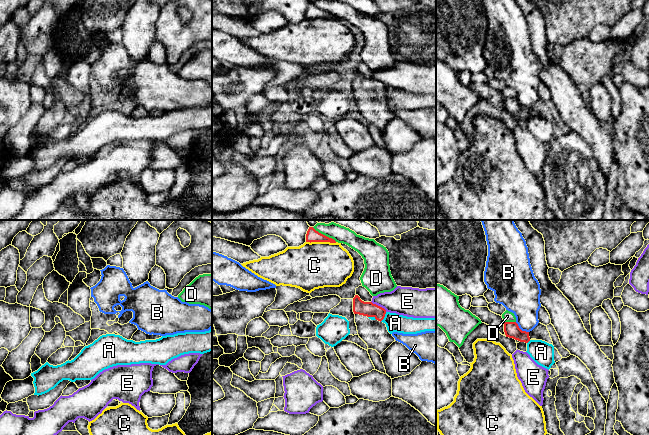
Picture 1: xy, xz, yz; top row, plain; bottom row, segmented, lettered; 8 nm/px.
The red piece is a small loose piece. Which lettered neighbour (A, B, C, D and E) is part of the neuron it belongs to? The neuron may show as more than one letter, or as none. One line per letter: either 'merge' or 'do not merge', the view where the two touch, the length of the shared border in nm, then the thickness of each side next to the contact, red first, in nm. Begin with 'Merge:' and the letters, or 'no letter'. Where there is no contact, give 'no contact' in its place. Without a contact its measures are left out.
Merge: no letter
A: do not merge; meets red in xz; contact 90 nm long; 120 nm thick on the red side, 140 nm on the other
B: do not merge; meets red in yz; contact 140 nm long; 120 nm thick on the red side, 280 nm on the other
C: do not merge; meets red in xz; contact 240 nm long; 100 nm thick on the red side, 380 nm on the other
D: do not merge; meets red in yz; contact 90 nm long; 120 nm thick on the red side, 90 nm on the other
E: do not merge; meets red in xz; contact 150 nm long; 120 nm thick on the red side, 240 nm on the other

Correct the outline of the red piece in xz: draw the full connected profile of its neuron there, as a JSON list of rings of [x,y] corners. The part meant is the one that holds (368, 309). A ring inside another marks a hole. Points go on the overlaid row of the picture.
[[[358,295],[353,298],[353,312],[359,337],[368,349],[376,350],[380,355],[393,343],[395,338],[382,322],[386,310],[372,302],[364,302]]]

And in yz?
[[[505,322],[504,332],[506,337],[513,338],[520,342],[528,343],[530,341],[529,332],[522,331],[516,322]]]

